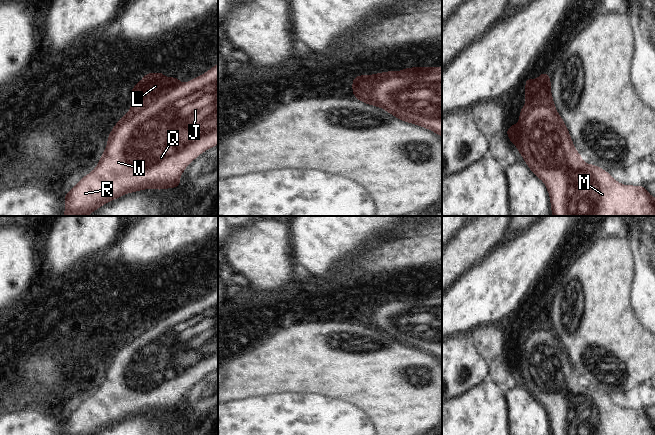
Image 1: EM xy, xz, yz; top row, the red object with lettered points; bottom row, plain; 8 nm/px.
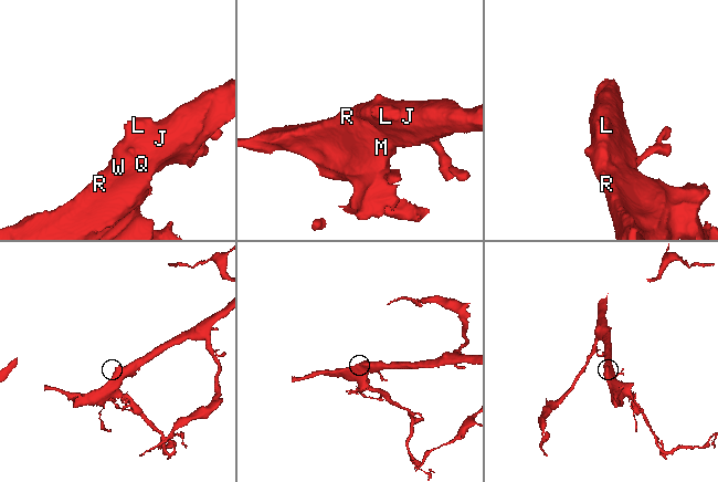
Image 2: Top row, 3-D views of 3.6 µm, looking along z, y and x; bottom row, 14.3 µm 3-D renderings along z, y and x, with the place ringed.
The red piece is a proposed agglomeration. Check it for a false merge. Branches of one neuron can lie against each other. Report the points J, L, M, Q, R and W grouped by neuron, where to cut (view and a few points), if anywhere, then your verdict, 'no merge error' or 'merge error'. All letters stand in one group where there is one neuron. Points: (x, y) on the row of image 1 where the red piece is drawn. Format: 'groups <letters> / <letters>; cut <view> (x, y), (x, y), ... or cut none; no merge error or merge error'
groups J L M Q R W; cut none; no merge error

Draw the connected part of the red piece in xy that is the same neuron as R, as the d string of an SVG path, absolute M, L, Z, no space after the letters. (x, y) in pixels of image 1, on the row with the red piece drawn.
M218 63L205 73L181 84L179 77L166 77L161 71L145 73L130 90L131 105L110 131L107 145L94 170L64 194L63 216L88 216L127 193L146 189L179 188L186 167L205 151L218 145Z

